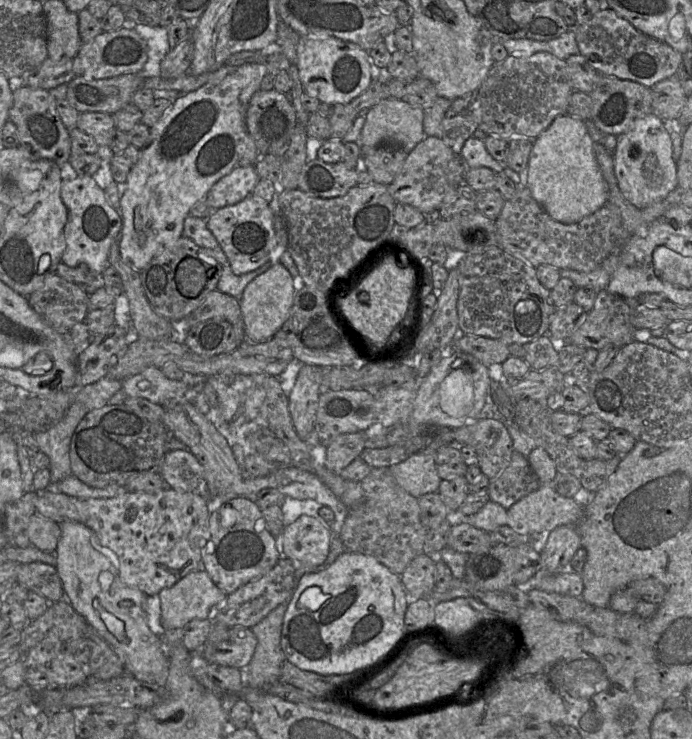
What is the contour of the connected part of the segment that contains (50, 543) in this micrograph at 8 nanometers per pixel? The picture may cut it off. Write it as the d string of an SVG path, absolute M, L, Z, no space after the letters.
M38 512L30 518L26 529L26 535L32 546L47 553L55 553L61 534L58 523L41 516Z

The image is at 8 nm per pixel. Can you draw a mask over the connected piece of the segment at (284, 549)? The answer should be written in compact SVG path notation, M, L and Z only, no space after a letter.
M302 514L284 527L279 545L283 557L296 564L320 567L330 550L332 533L317 516Z

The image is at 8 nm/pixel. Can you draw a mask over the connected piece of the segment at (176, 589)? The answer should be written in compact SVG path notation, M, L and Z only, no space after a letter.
M197 570L188 574L171 588L162 589L158 596L161 608L161 623L165 631L182 630L195 619L209 619L227 597L213 583L205 570Z

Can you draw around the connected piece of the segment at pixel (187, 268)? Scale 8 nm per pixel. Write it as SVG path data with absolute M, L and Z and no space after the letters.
M186 258L178 264L175 280L183 296L197 297L206 286L207 268L197 258Z

